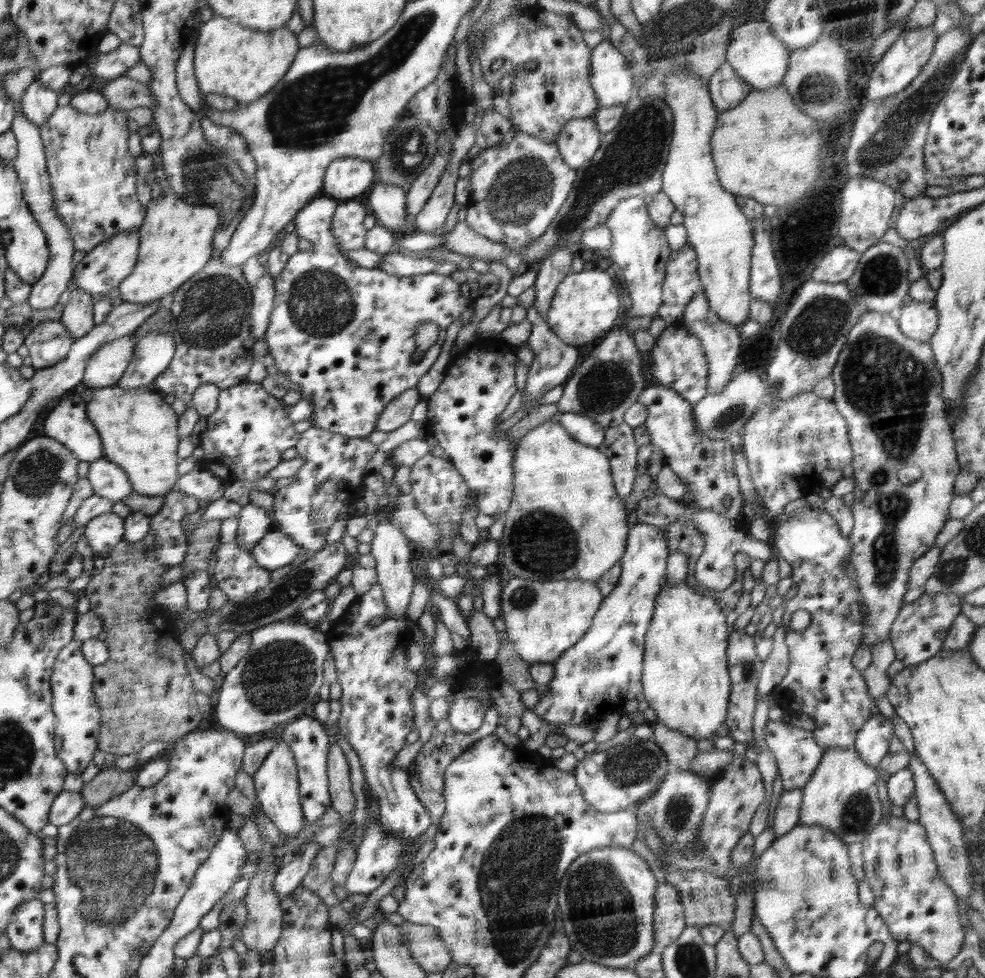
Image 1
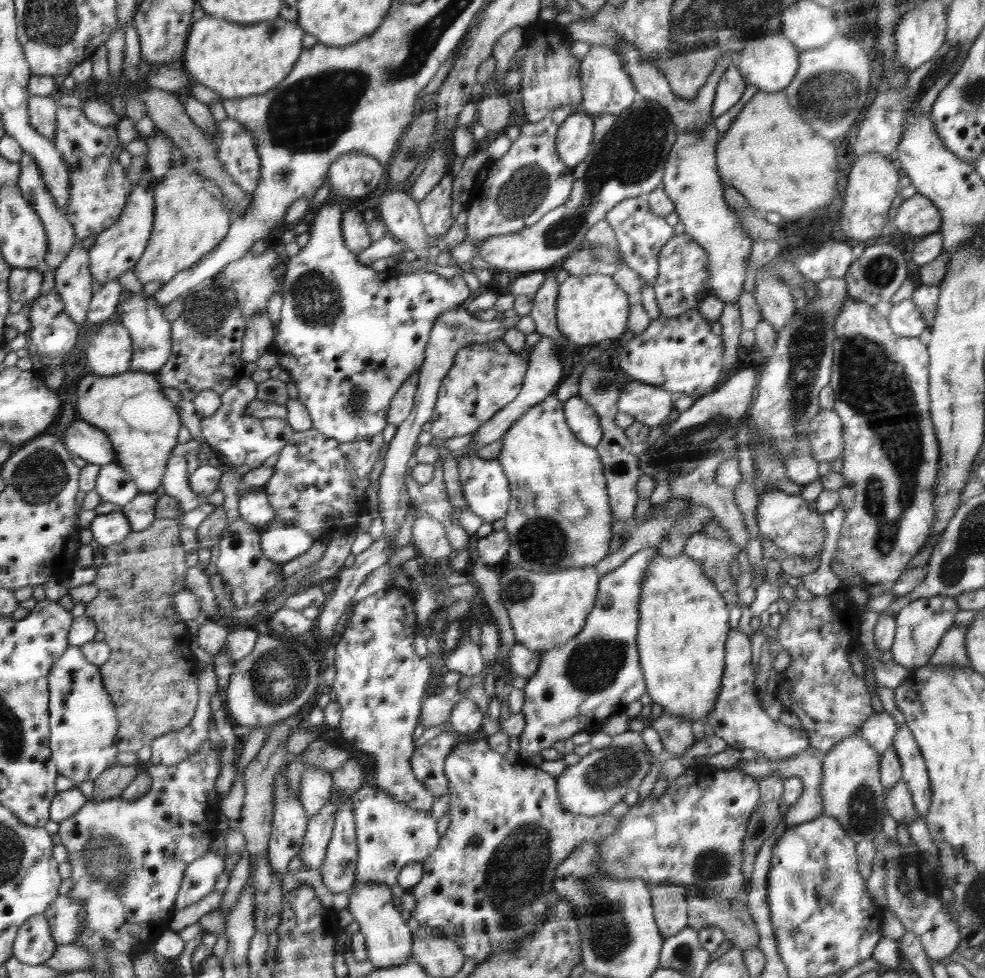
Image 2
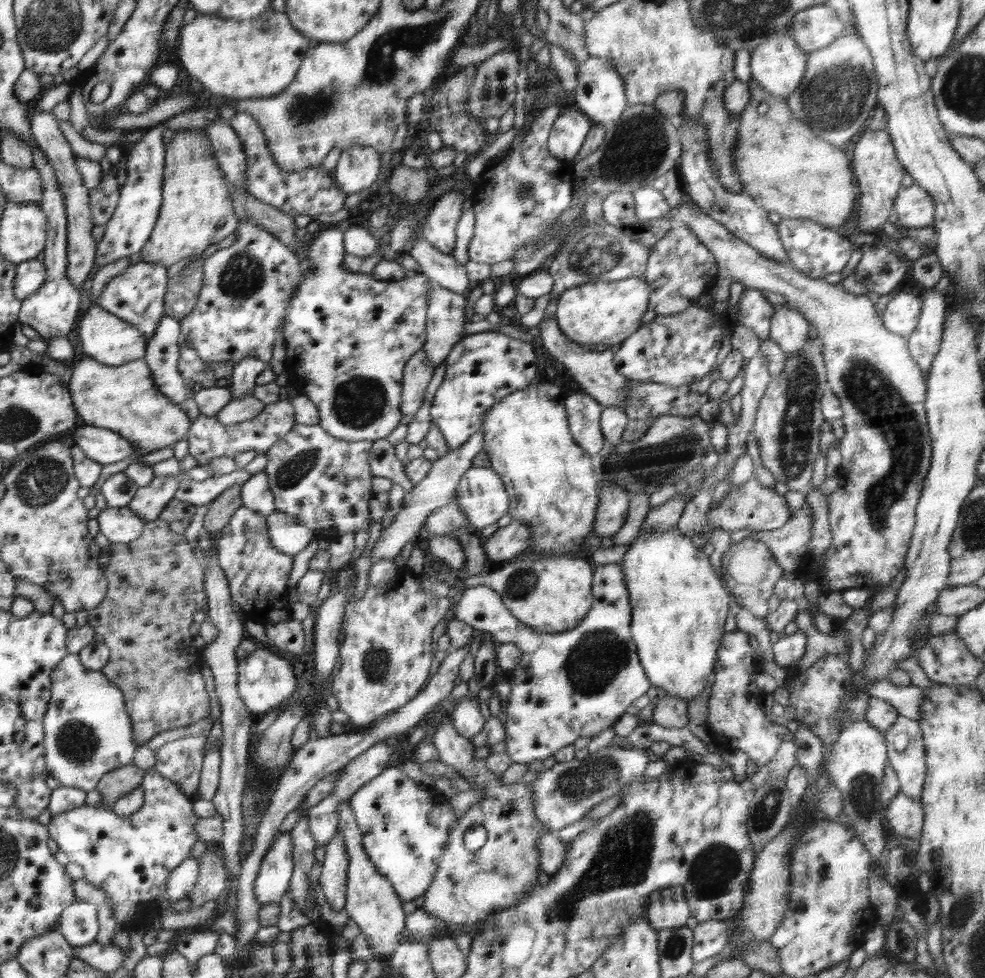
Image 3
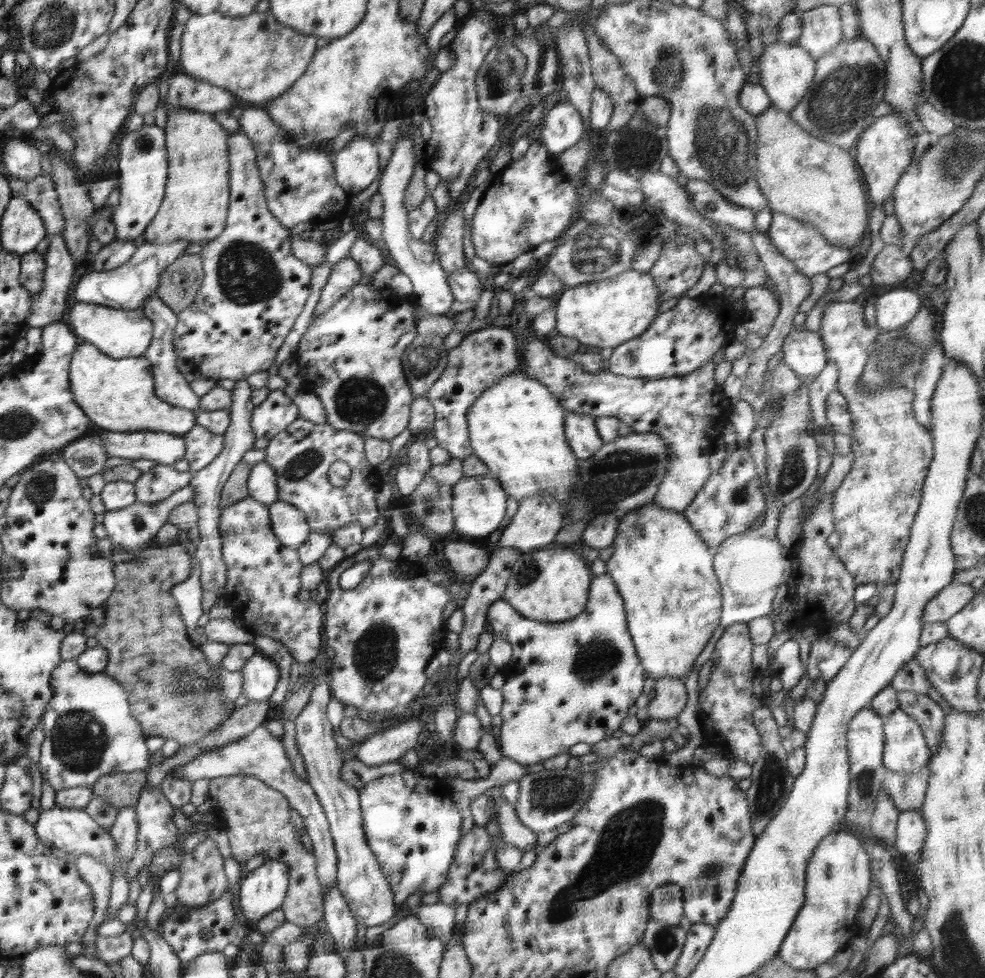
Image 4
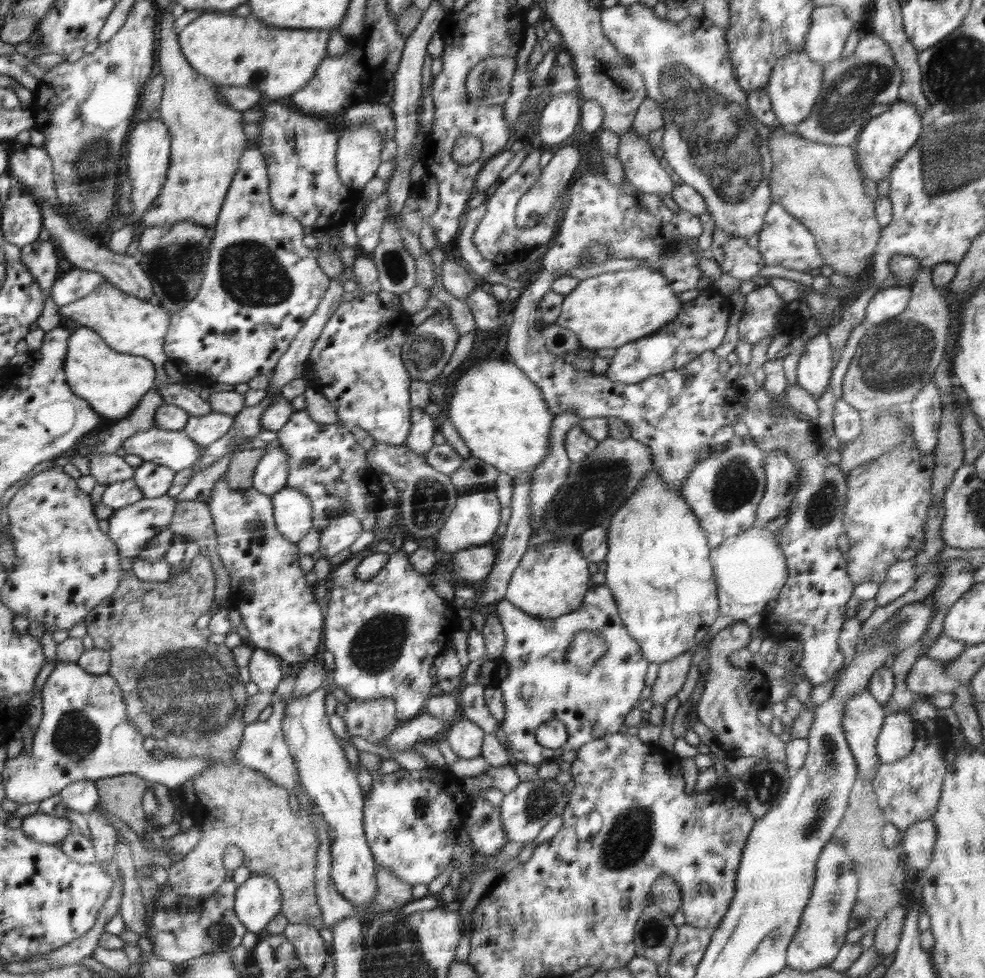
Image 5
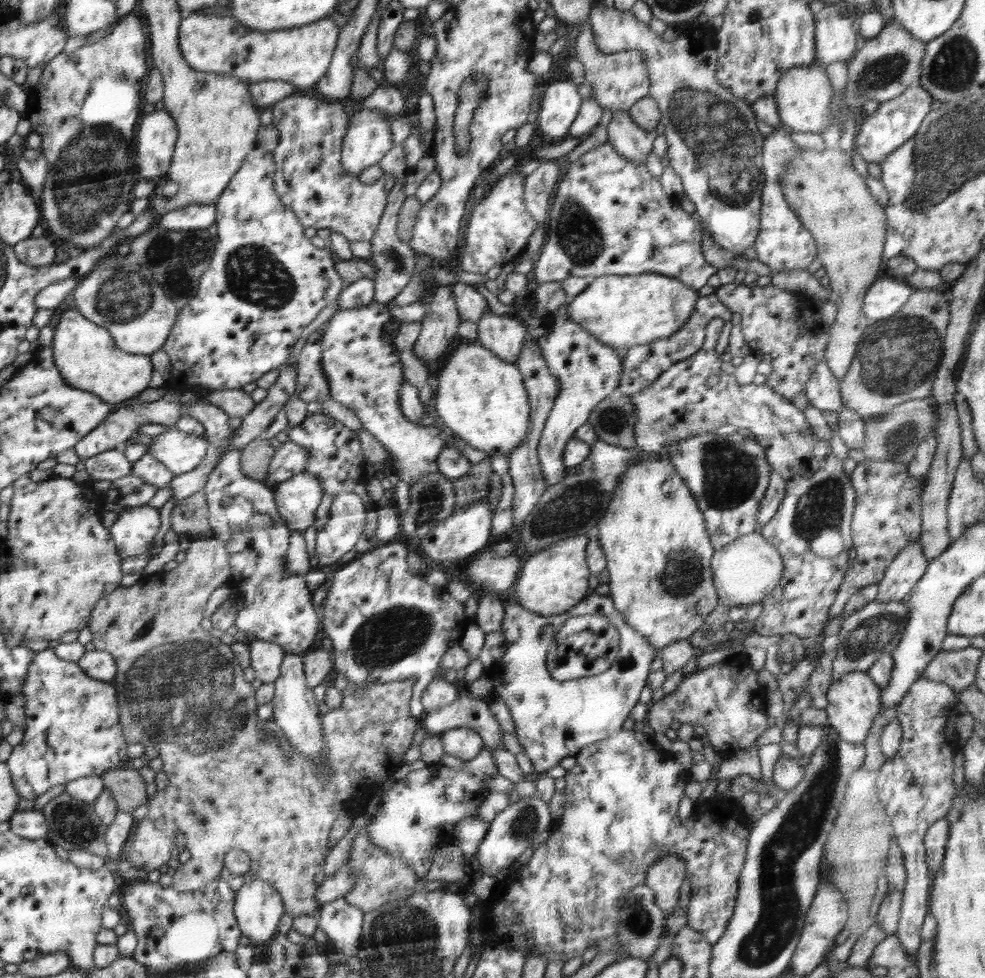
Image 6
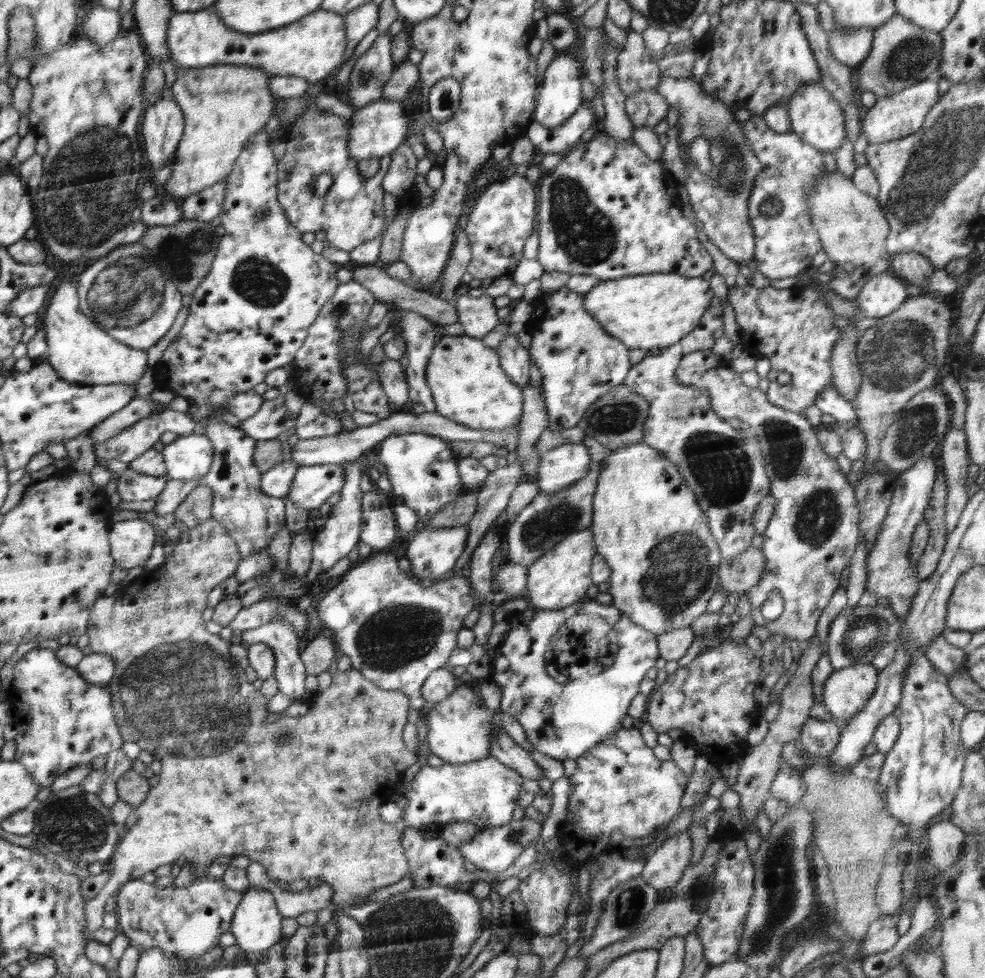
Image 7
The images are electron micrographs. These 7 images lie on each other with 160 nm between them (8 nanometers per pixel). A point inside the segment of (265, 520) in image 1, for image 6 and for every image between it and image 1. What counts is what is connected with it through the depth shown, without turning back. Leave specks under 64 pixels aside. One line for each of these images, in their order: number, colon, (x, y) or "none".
2: (253, 506)
3: (256, 495)
4: (261, 483)
5: (270, 476)
6: (290, 458)

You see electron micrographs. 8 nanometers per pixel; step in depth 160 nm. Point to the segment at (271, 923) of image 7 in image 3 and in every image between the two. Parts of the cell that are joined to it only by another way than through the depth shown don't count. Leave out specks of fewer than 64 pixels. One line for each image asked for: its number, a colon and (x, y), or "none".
3: (273, 880)
4: (265, 889)
5: (259, 898)
6: (258, 908)

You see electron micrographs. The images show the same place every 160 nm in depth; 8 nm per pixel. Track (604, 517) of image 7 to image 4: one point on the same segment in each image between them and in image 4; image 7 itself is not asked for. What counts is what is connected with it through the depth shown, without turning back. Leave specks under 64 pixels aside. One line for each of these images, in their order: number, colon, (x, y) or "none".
4: (663, 570)
5: (658, 570)
6: (653, 534)

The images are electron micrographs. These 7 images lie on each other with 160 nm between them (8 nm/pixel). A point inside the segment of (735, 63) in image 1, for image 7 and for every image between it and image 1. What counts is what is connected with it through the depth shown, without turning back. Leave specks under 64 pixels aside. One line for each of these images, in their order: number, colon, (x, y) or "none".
2: (770, 62)
3: (778, 64)
4: (787, 71)
5: (796, 81)
6: (803, 94)
7: (815, 117)

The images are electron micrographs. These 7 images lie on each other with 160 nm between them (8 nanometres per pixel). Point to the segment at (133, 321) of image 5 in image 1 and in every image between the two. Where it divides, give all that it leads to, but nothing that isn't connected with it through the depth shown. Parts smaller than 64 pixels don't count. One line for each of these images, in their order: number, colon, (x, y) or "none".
1: (106, 366)
2: (109, 352)
3: (103, 336)
4: (118, 333)

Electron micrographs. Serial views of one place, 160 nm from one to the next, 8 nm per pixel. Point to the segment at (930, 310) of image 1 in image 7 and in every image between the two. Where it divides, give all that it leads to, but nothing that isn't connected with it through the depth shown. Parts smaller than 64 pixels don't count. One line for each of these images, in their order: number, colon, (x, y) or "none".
2: (905, 319)
3: (900, 316)
4: (895, 308)
5: (888, 303)
6: (885, 297)
7: (884, 293)

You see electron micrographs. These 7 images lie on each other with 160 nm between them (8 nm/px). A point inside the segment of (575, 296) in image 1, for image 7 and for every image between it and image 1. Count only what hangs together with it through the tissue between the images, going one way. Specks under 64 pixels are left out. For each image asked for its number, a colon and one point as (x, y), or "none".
2: (590, 309)
3: (603, 313)
4: (603, 314)
5: (610, 310)
6: (621, 311)
7: (650, 311)

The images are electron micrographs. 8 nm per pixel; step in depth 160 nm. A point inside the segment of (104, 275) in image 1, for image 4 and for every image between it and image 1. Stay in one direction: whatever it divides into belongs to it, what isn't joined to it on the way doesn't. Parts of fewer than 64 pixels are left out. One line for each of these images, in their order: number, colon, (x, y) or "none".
2: (116, 250)
3: (129, 230)
4: (143, 159)

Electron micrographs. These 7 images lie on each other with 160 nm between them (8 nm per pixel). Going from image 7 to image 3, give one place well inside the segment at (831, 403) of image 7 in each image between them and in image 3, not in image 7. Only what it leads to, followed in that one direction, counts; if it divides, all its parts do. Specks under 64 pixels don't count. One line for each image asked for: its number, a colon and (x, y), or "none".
3: (789, 329)
4: (804, 351)
5: (815, 366)
6: (823, 389)

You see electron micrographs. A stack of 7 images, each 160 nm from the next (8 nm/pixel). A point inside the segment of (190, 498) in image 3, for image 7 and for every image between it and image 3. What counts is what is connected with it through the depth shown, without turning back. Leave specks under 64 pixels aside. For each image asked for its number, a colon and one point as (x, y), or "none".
4: (131, 527)
5: (130, 527)
6: (133, 532)
7: (131, 541)

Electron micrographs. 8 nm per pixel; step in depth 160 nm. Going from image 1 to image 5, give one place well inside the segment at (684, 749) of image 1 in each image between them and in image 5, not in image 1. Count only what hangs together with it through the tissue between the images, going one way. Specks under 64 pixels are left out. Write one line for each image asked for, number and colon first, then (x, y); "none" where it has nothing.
2: (676, 734)
3: (671, 712)
4: (669, 696)
5: (671, 676)

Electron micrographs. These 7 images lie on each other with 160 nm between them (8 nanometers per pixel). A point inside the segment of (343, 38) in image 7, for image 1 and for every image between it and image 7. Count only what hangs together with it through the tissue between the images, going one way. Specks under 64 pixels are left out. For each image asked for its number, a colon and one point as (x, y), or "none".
1: (245, 64)
2: (236, 61)
3: (260, 57)
4: (257, 58)
5: (231, 50)
6: (301, 55)

